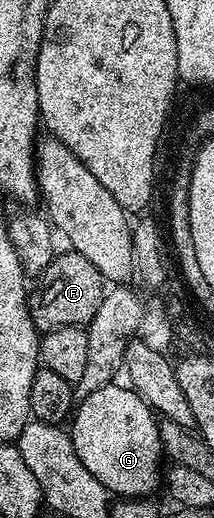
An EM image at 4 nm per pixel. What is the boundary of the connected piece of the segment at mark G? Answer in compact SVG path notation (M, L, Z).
M131 386L95 389L75 408L70 434L79 461L113 496L142 499L162 483L160 424L148 402Z

